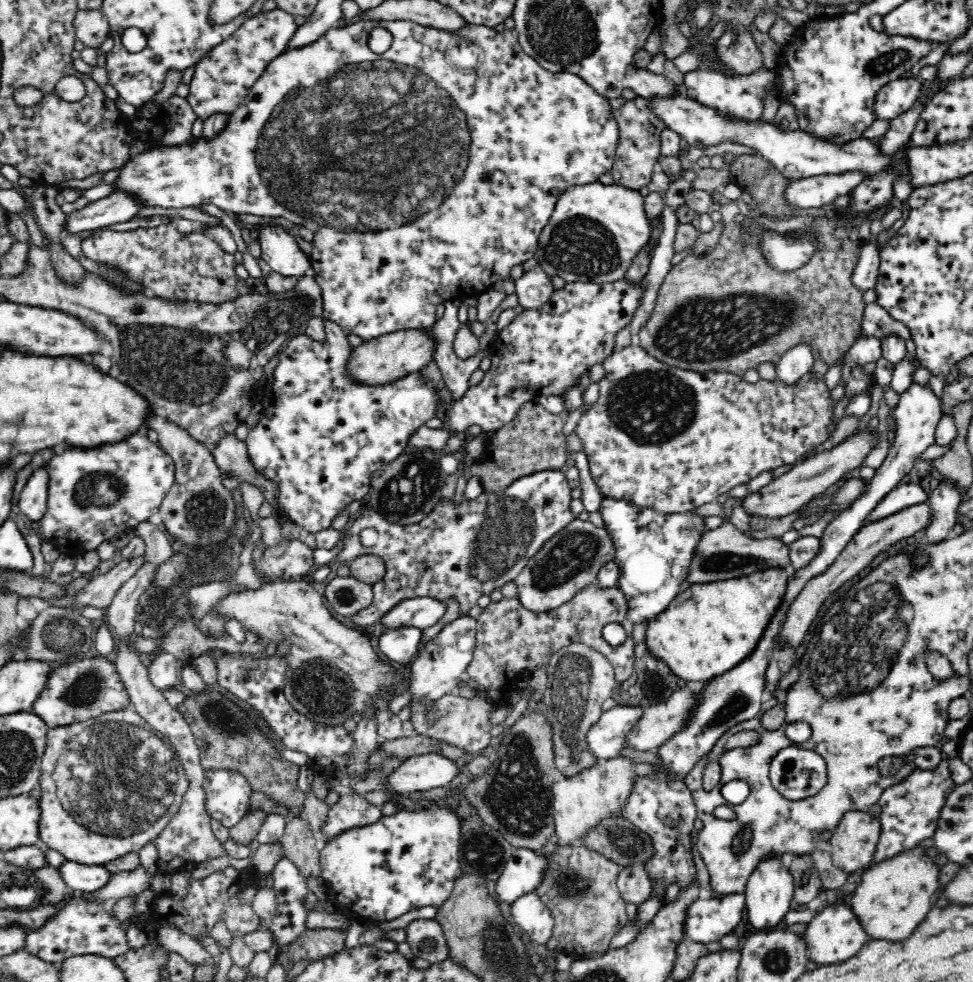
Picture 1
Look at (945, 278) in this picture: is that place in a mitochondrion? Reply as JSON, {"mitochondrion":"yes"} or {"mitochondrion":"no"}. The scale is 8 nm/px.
{"mitochondrion":"no"}

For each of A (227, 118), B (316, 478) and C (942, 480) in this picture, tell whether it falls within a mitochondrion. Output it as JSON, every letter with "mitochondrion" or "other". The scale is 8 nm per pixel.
{"A":"other","B":"other","C":"other"}

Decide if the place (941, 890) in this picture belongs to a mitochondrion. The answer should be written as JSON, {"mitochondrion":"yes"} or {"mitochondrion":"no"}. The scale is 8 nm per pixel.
{"mitochondrion":"no"}

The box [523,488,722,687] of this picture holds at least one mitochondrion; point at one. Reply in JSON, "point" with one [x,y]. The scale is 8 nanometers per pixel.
{"point":[573,553]}

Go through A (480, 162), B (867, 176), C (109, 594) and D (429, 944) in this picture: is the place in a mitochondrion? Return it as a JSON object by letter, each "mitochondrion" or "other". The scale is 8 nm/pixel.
{"A":"mitochondrion","B":"other","C":"other","D":"mitochondrion"}

